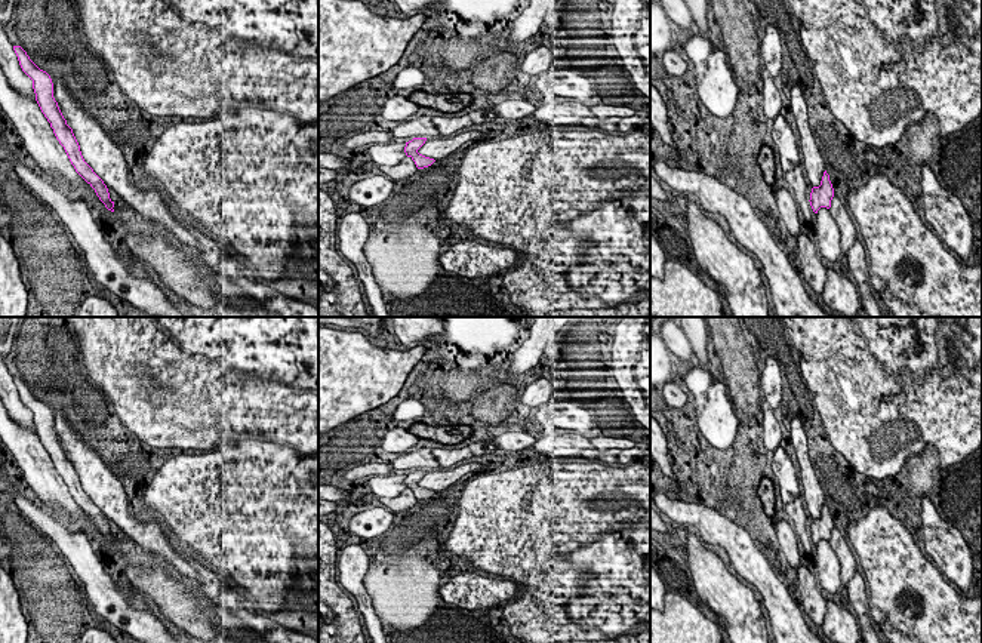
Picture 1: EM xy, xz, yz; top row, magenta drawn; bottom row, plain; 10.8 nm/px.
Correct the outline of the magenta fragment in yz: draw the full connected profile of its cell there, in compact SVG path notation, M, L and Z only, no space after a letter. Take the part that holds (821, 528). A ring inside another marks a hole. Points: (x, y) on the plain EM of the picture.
M825 502L822 513L821 513L821 517L813 519L812 524L810 524L809 533L810 533L813 544L818 545L818 542L821 539L829 541L832 529L834 529L834 520L832 520L832 516L829 513L829 507Z

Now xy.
M13 378L13 382L18 388L22 403L33 412L36 433L50 455L56 471L64 479L76 504L95 522L96 527L105 536L105 539L114 544L114 533L110 530L107 517L84 493L73 461L67 456L67 452L64 450L58 434L53 430L53 415L50 407L40 402L21 378Z

